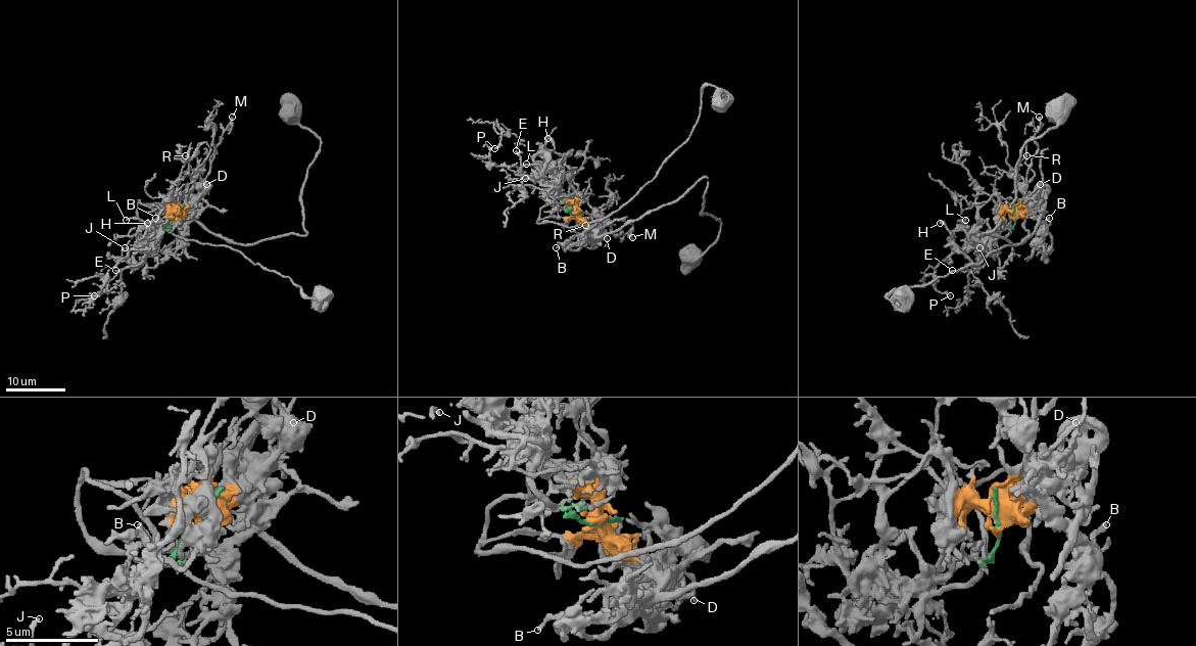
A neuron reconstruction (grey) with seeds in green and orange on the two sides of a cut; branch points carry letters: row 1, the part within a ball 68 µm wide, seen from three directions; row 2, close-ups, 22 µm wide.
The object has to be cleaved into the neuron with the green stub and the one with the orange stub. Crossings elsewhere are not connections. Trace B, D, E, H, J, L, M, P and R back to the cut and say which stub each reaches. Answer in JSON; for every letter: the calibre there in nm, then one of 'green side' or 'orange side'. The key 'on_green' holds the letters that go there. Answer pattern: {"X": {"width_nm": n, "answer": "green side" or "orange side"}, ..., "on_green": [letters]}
{"B": {"width_nm": 220, "answer": "orange side"}, "D": {"width_nm": 220, "answer": "orange side"}, "E": {"width_nm": 130, "answer": "green side"}, "H": {"width_nm": 360, "answer": "green side"}, "J": {"width_nm": 190, "answer": "green side"}, "L": {"width_nm": 190, "answer": "green side"}, "M": {"width_nm": 220, "answer": "orange side"}, "P": {"width_nm": 200, "answer": "green side"}, "R": {"width_nm": 160, "answer": "orange side"}, "on_green": ["E", "H", "J", "L", "P"]}

